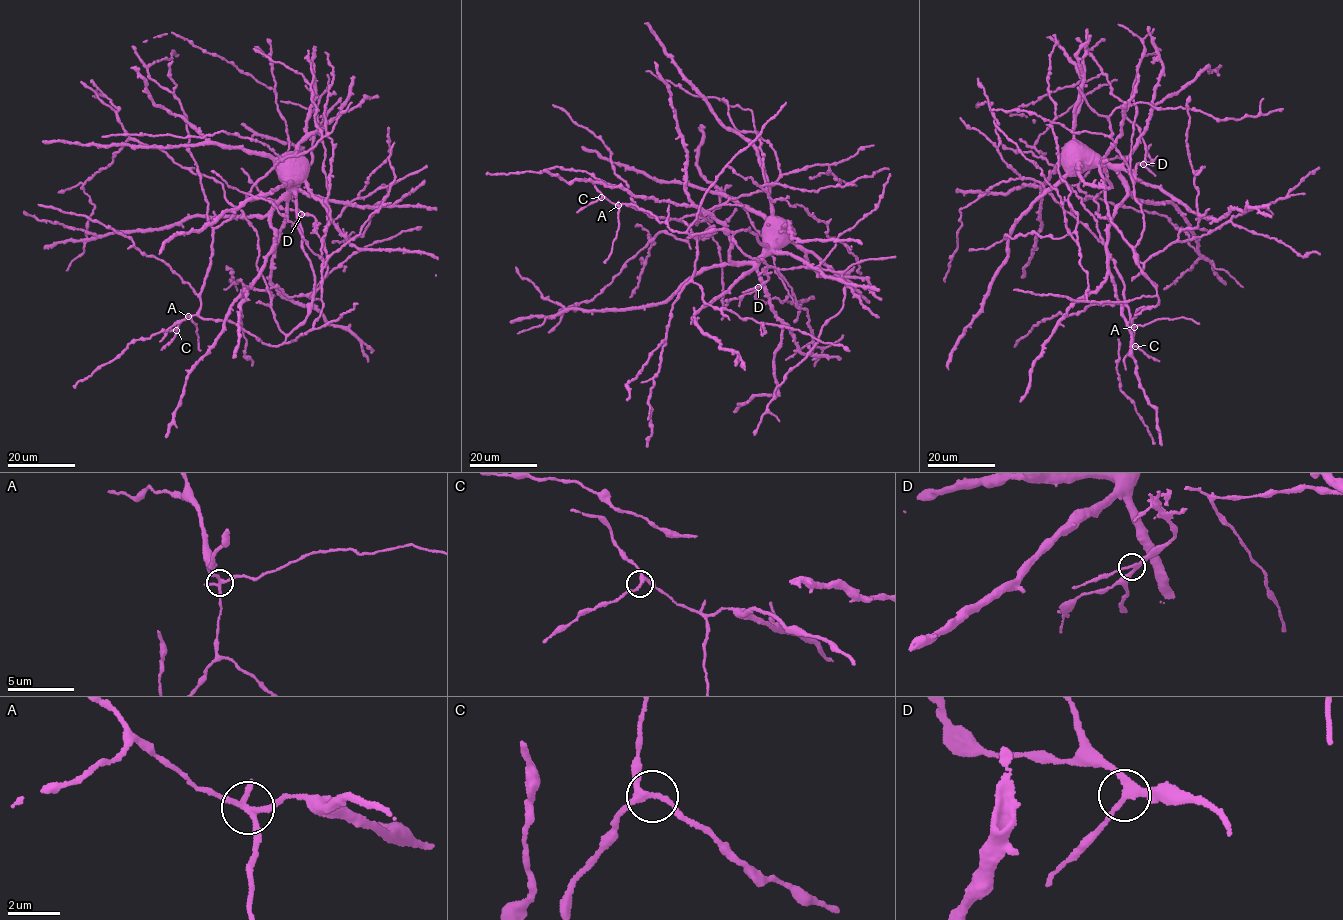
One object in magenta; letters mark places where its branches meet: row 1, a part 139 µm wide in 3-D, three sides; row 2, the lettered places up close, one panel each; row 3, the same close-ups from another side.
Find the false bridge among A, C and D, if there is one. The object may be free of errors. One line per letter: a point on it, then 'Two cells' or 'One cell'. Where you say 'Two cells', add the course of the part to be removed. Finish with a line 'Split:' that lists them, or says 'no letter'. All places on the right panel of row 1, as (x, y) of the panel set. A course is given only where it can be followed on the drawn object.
A: Place: (1134, 327). Two cells. Course of the part to remove: (1134, 327), (1159, 319), (1183, 317), (1199, 324)
C: Place: (1135, 346). One cell
D: Place: (1143, 164). One cell
Split: A

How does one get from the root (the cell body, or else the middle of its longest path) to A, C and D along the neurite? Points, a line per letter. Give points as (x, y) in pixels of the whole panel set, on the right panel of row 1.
A: (1073, 155), (1088, 156), (1098, 166), (1110, 221), (1156, 288), (1159, 303), (1137, 310), (1131, 324), (1134, 327)
C: (1073, 155), (1088, 156), (1098, 166), (1110, 221), (1156, 288), (1159, 303), (1139, 308), (1131, 322), (1135, 346)
D: (1073, 155), (1092, 155), (1102, 161), (1114, 145), (1134, 183), (1135, 166), (1143, 164)

